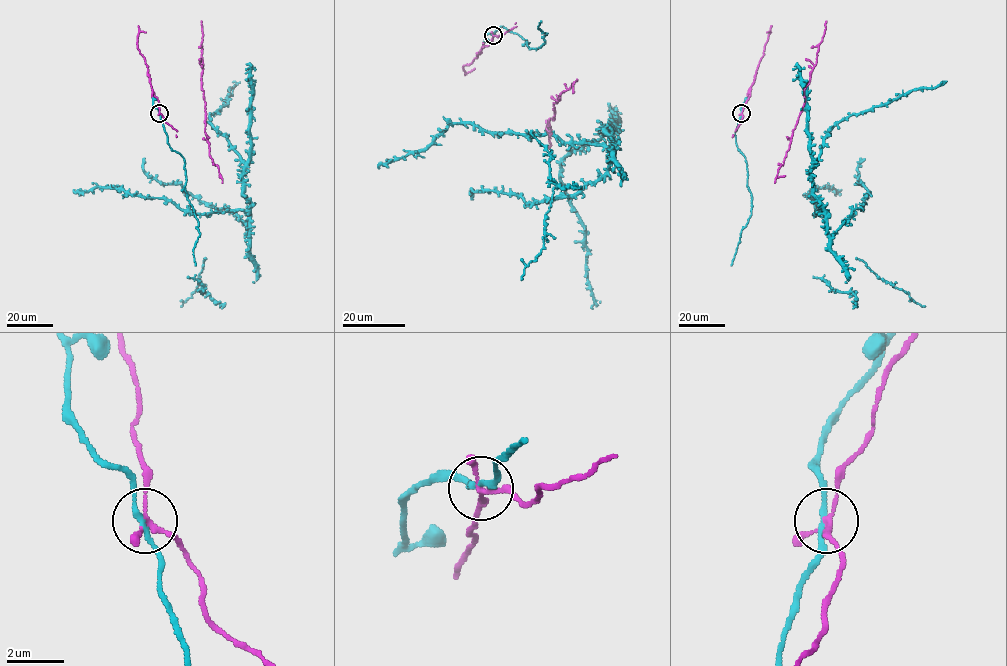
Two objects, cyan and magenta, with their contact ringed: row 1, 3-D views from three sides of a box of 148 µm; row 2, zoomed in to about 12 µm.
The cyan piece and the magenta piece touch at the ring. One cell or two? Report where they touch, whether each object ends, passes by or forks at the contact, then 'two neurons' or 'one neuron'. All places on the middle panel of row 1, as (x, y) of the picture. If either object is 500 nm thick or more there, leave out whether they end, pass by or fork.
at (493, 35); cyan passes by; magenta forks there; one neuron

